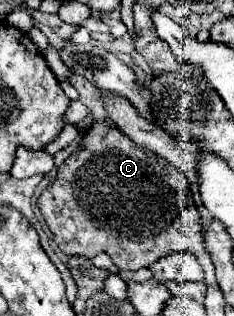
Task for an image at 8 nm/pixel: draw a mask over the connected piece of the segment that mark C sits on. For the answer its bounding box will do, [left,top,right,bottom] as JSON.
[38,122,216,284]

